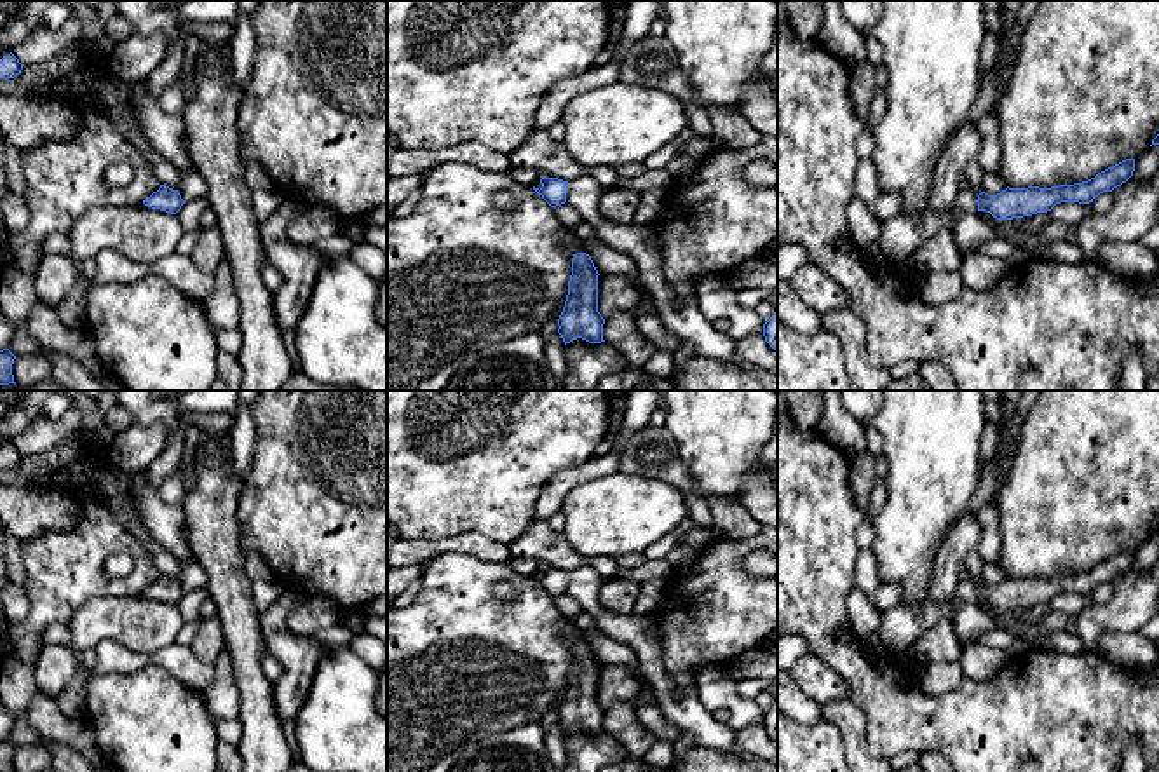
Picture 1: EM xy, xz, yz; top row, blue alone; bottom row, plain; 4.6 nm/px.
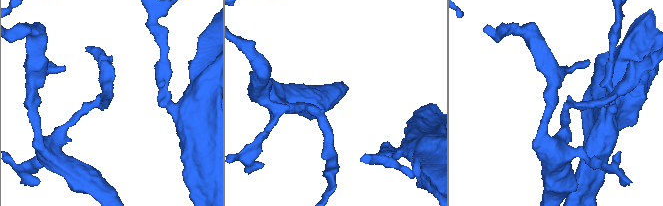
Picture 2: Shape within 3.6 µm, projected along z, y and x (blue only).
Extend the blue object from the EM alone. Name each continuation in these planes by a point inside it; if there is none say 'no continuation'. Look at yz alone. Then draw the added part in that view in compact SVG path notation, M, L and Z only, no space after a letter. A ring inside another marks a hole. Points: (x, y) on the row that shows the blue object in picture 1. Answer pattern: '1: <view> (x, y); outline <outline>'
no continuation

